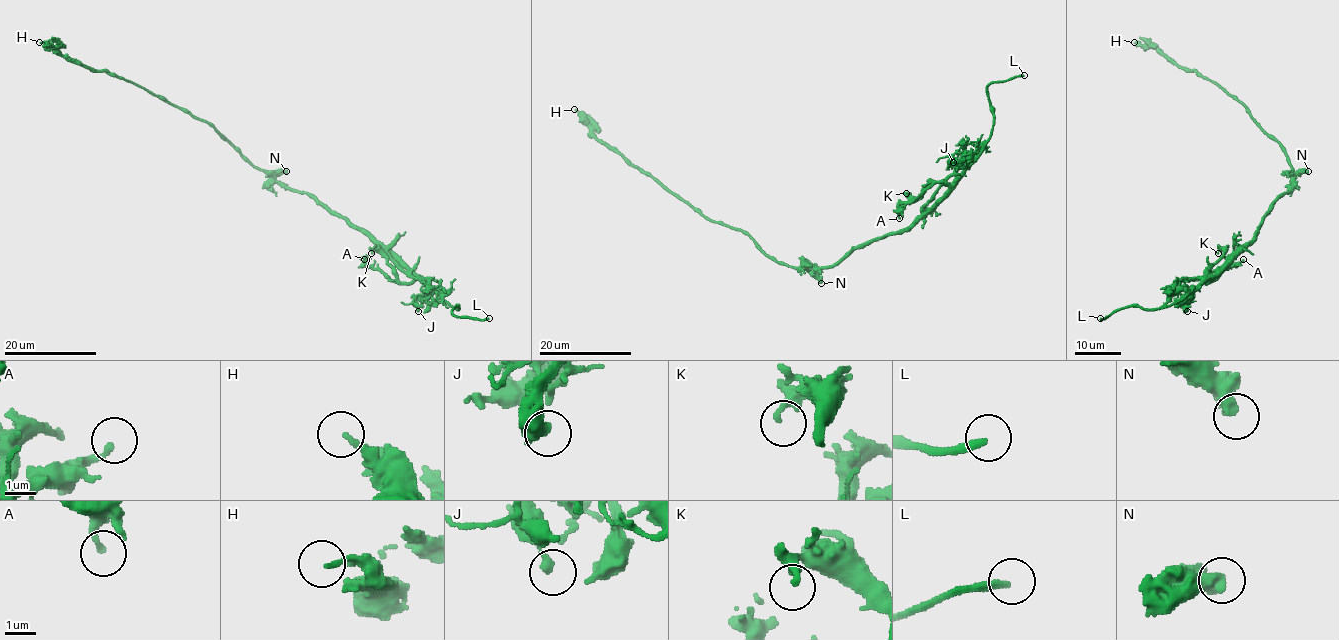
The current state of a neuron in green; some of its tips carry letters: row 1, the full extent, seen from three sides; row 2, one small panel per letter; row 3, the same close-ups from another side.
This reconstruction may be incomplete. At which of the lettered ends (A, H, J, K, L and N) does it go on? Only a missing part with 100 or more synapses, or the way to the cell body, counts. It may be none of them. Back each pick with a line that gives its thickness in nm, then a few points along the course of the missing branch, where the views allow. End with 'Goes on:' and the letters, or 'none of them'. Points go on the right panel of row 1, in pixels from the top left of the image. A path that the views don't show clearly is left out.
L: Thickness 240 nm. Course of what is missing: (1100, 318), (1106, 318), (1101, 320), (1101, 325), (1112, 345)
Goes on: L

